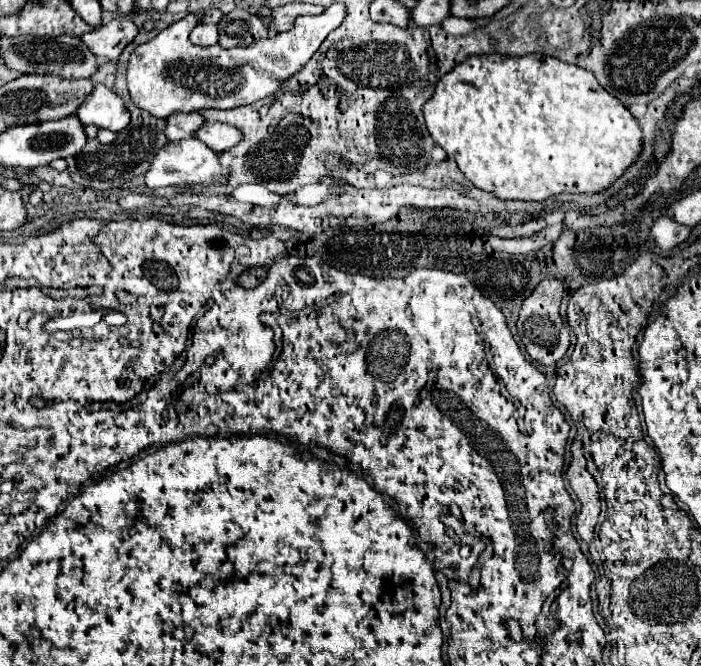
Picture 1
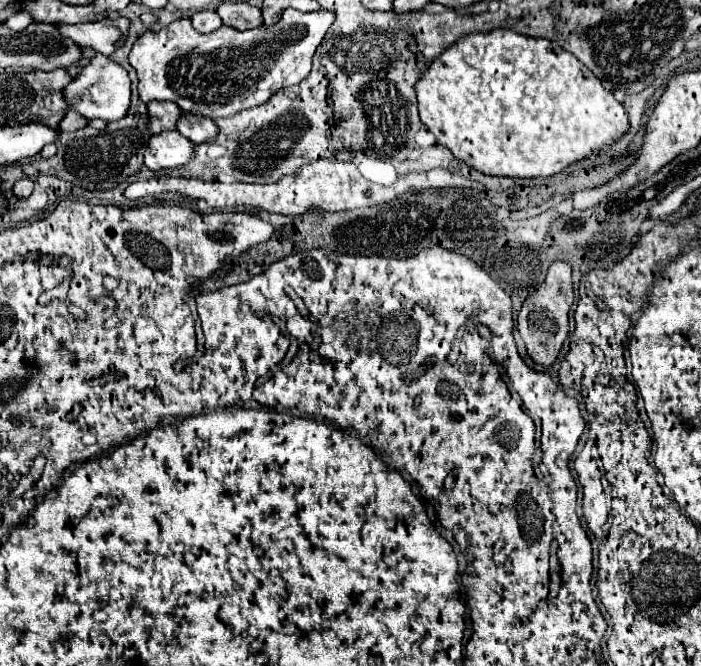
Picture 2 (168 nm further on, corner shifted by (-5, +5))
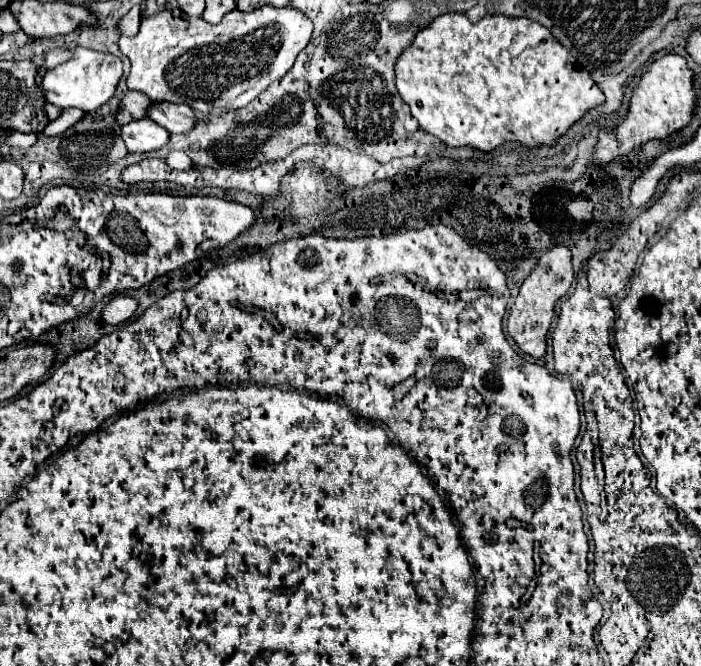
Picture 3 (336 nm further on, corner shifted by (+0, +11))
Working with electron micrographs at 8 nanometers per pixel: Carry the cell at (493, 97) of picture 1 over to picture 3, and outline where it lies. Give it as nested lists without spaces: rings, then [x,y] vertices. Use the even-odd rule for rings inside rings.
[[[441,14],[437,16],[431,24],[427,24],[423,30],[419,30],[411,42],[409,48],[405,48],[401,52],[401,56],[397,58],[397,64],[395,64],[395,86],[403,98],[403,102],[411,108],[411,114],[413,118],[419,122],[419,126],[437,136],[441,142],[445,142],[447,146],[473,146],[473,148],[479,148],[483,152],[491,152],[495,150],[497,146],[505,144],[505,142],[519,142],[519,144],[525,144],[527,148],[535,148],[539,144],[555,144],[555,140],[559,136],[563,136],[567,132],[567,128],[577,122],[587,110],[591,110],[593,106],[601,104],[605,100],[603,92],[599,90],[599,86],[591,80],[589,72],[571,56],[571,52],[559,44],[559,40],[555,40],[551,36],[551,32],[529,20],[529,18],[509,18],[509,16],[501,16],[501,14],[493,14],[493,16],[483,16],[479,22],[471,22],[467,18],[467,14]]]

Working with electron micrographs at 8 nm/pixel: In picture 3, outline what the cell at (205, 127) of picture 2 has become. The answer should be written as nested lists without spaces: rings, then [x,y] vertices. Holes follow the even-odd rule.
[[[153,102],[149,106],[149,116],[153,122],[169,130],[171,134],[189,132],[195,124],[195,114],[187,104],[173,104],[173,102]]]

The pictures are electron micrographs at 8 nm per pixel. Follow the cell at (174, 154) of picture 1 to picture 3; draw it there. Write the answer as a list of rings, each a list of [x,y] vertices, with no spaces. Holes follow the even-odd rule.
[[[131,120],[129,124],[121,126],[121,138],[129,152],[151,152],[161,148],[169,140],[169,132],[153,120]]]

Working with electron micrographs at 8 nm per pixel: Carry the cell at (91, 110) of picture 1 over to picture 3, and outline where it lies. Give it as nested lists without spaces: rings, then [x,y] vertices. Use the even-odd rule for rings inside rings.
[[[53,48],[45,52],[43,64],[37,70],[37,84],[41,86],[45,100],[61,108],[81,108],[83,112],[95,112],[115,92],[123,74],[123,64],[113,54],[103,54],[89,48]]]

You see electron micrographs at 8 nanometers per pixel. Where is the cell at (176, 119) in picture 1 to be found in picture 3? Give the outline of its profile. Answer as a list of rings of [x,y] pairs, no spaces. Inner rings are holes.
[[[127,92],[125,98],[121,100],[121,108],[117,112],[117,122],[119,124],[125,124],[125,122],[131,122],[131,120],[141,120],[141,118],[147,118],[147,110],[149,110],[149,104],[151,100],[141,94],[141,92]]]

